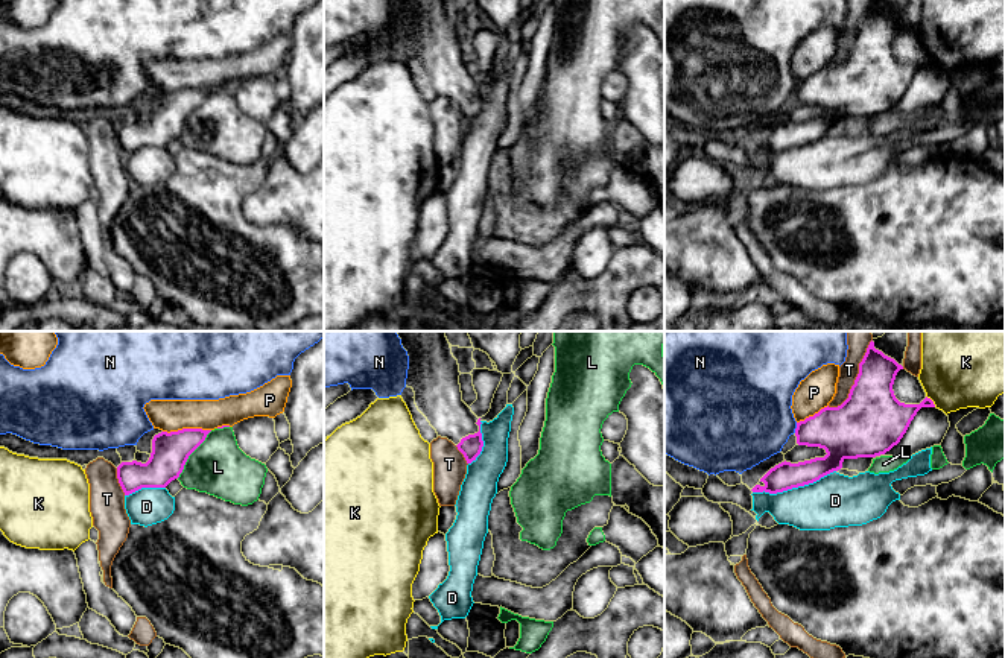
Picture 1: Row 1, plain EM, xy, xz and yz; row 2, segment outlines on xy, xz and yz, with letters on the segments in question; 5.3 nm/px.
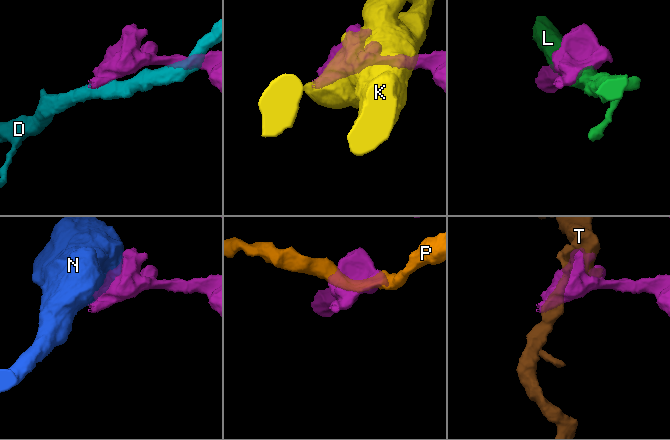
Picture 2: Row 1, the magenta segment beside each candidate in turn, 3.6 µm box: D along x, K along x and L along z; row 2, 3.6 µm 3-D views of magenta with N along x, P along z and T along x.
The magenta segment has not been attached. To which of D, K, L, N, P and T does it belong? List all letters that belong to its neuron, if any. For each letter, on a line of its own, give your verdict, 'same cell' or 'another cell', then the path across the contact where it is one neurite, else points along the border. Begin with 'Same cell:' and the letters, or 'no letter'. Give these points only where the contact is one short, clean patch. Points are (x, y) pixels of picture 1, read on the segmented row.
Same cell: no letter
D: another cell; border along yz (835, 470), (812, 482), (782, 491), (753, 493)
K: another cell
L: another cell
N: another cell
P: another cell
T: another cell

